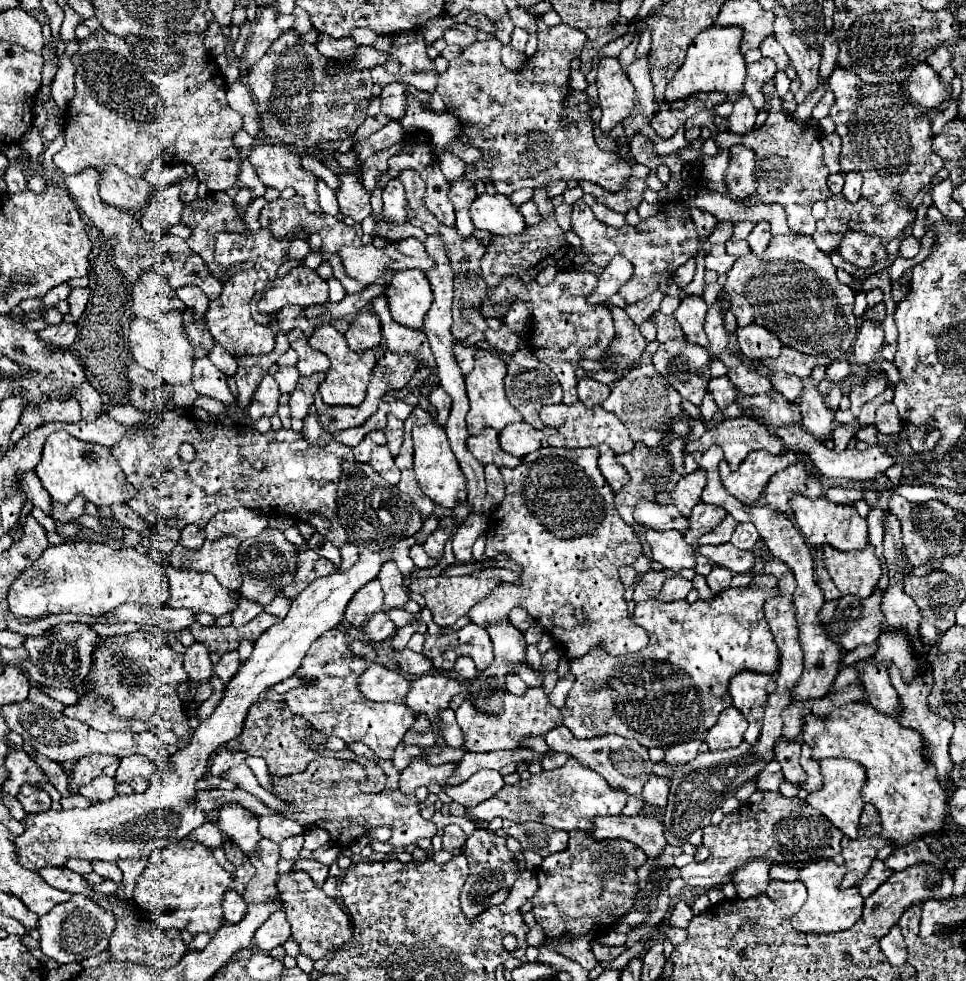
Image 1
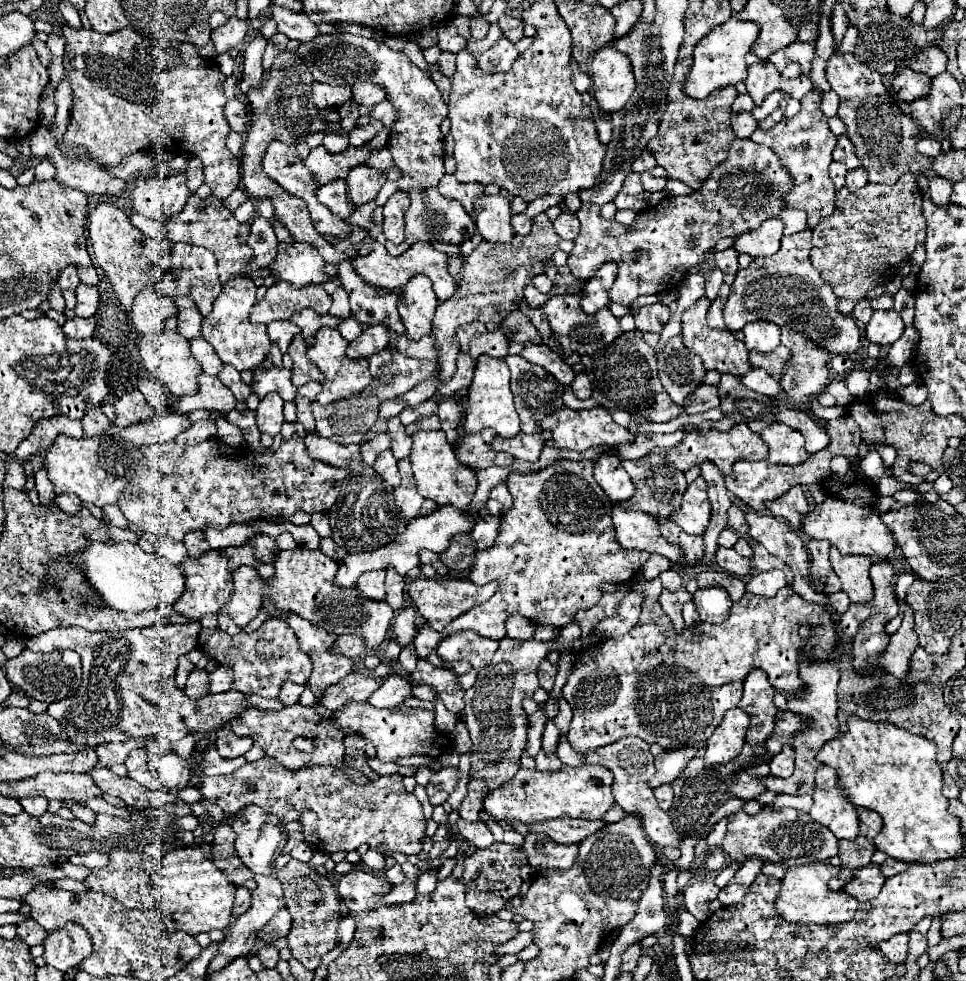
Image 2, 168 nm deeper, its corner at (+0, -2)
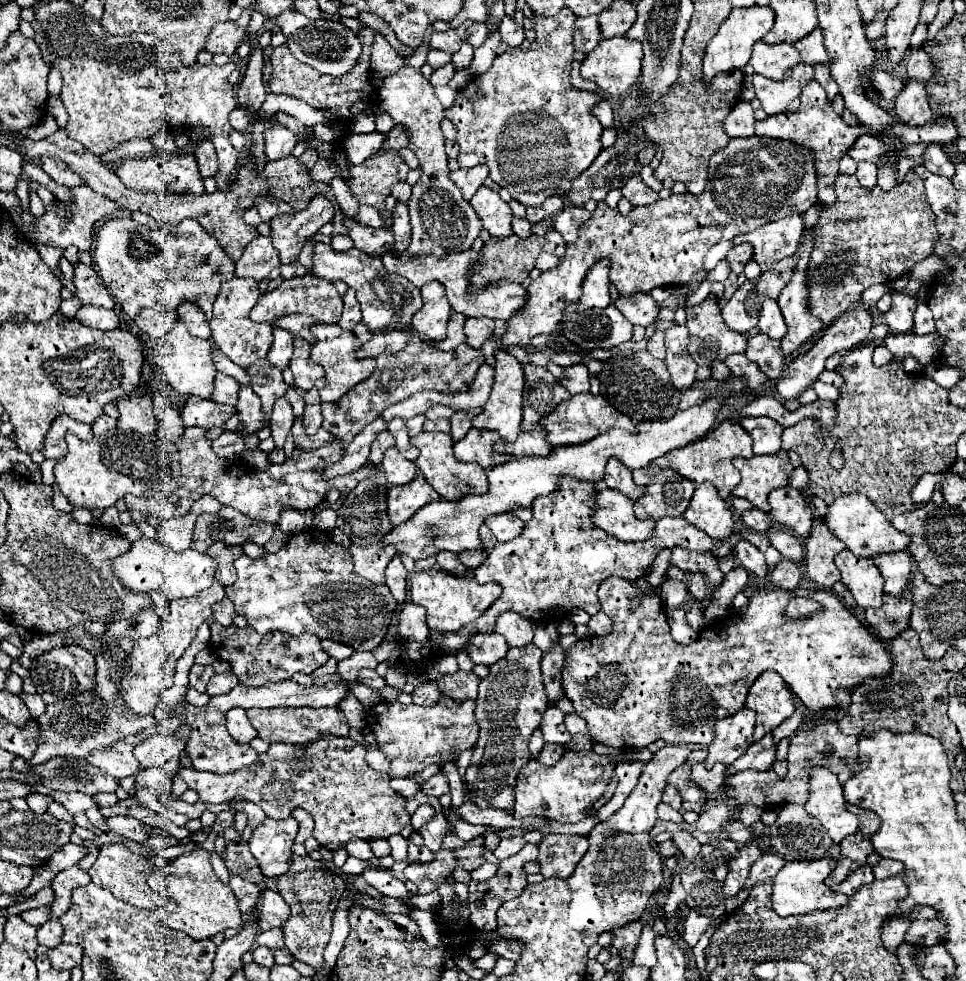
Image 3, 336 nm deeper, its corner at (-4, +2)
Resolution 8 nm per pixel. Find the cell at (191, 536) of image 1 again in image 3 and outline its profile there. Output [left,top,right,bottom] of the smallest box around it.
[191,506,275,552]

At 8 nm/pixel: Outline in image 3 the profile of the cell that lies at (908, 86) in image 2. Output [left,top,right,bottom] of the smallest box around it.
[869,68,907,100]

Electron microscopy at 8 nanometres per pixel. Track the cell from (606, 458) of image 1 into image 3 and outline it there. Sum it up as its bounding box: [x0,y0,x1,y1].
[605,460,641,500]

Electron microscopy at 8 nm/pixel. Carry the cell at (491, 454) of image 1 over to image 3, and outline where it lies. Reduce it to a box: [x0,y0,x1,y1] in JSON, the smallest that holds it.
[453,428,513,468]

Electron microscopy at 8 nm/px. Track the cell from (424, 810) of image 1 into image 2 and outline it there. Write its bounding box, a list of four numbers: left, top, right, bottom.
[427,766,459,806]

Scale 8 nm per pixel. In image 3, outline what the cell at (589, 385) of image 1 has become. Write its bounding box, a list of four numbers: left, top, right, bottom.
[557,364,589,394]

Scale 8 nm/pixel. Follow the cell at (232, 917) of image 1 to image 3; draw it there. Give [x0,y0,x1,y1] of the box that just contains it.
[229,876,259,914]

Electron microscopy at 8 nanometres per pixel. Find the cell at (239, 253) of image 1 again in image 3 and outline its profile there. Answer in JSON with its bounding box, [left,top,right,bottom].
[313,242,423,332]

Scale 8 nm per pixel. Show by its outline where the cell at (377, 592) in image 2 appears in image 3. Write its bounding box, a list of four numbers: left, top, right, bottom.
[349,542,397,584]

